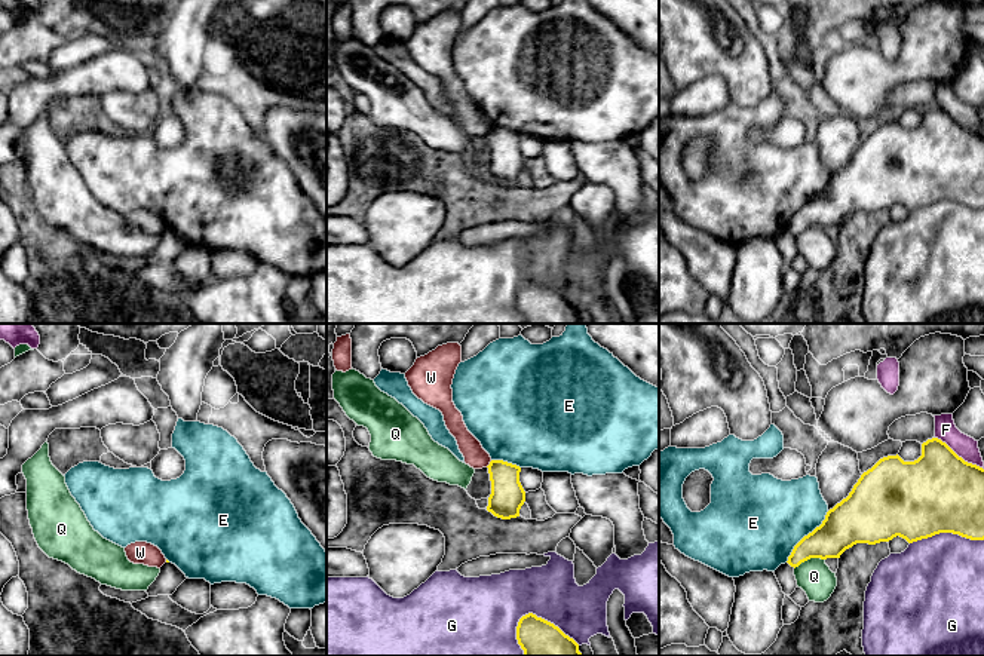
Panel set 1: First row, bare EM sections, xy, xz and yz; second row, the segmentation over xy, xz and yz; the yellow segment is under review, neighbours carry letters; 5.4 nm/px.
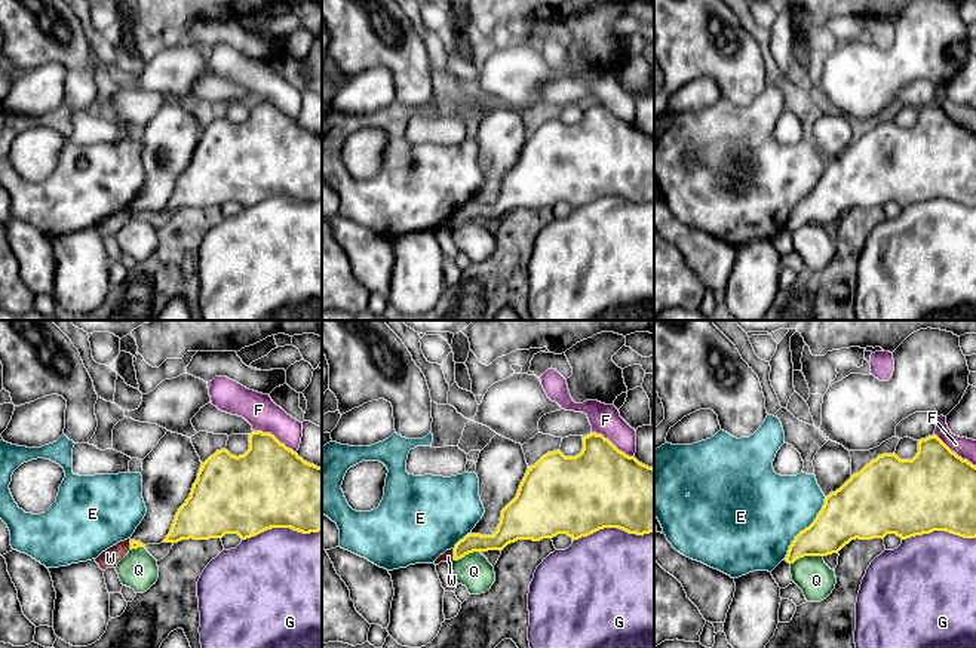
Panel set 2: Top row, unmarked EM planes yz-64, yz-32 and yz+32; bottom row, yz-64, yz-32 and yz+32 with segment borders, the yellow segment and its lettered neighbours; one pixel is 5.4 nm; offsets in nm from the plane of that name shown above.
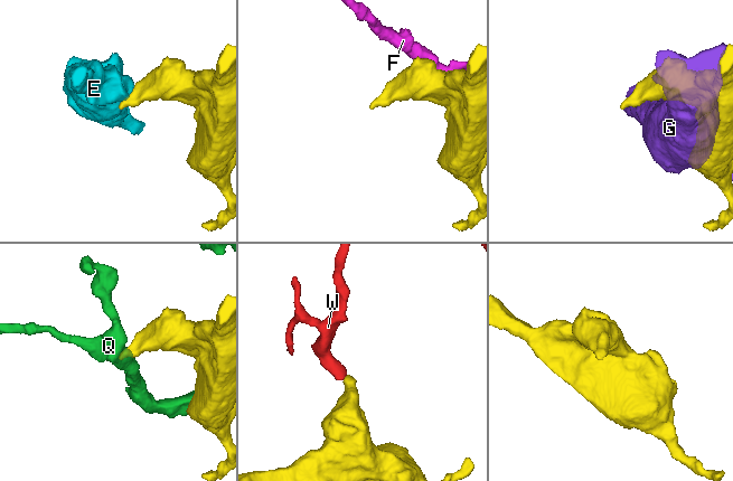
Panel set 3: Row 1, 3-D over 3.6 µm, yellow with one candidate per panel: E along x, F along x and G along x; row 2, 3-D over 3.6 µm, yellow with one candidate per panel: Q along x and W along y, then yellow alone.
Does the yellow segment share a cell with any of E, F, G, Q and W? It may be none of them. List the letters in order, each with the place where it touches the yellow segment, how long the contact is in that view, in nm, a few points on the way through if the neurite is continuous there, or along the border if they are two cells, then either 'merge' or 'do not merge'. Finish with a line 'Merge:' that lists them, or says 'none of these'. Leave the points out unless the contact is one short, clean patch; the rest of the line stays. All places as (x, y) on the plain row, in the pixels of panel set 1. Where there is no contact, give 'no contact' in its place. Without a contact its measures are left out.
E: yz (808, 202) | 360 nm | along yz (828, 178), (825, 186), (794, 214), (785, 229) | do not merge
F: yz (958, 123) | 320 nm | do not merge
G: xz (546, 288) | 360 nm | do not merge
Q: yz (809, 226) | 180 nm | do not merge
W: xz (490, 131) | 50 nm | along xz (492, 128), (486, 134) | do not merge
Merge: none of these

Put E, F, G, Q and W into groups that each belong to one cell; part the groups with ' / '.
E / F / G / Q / W

